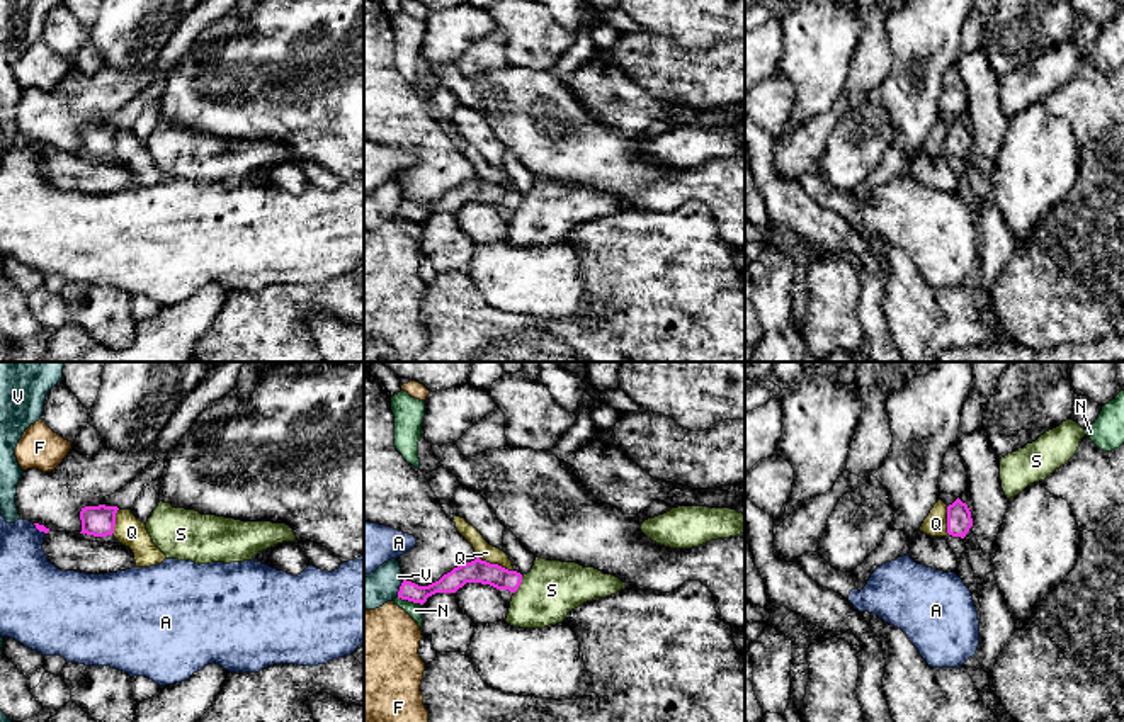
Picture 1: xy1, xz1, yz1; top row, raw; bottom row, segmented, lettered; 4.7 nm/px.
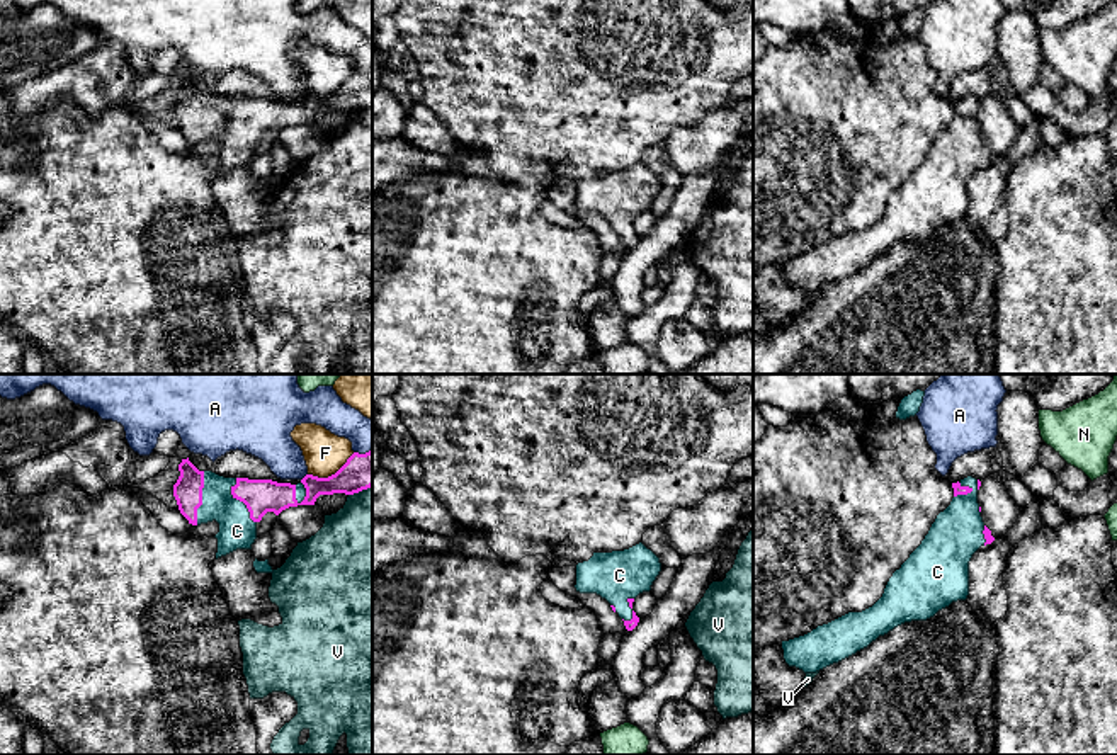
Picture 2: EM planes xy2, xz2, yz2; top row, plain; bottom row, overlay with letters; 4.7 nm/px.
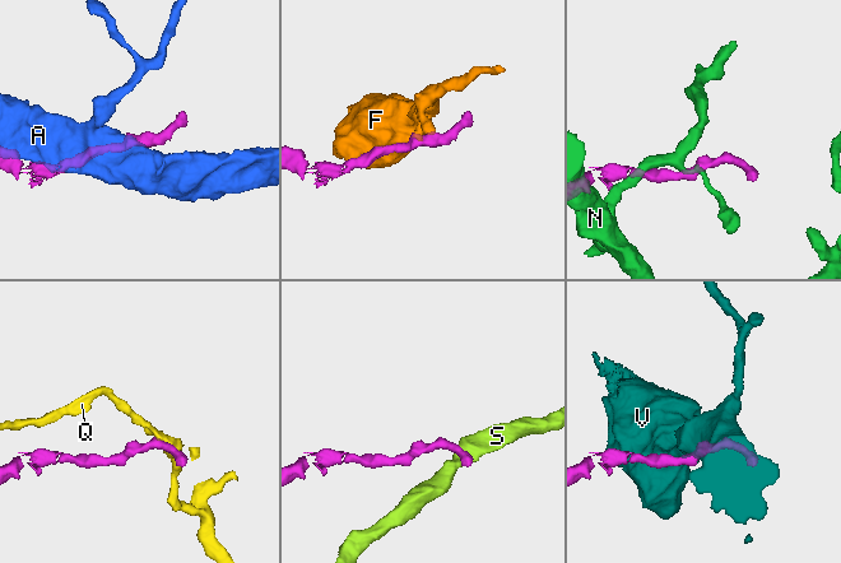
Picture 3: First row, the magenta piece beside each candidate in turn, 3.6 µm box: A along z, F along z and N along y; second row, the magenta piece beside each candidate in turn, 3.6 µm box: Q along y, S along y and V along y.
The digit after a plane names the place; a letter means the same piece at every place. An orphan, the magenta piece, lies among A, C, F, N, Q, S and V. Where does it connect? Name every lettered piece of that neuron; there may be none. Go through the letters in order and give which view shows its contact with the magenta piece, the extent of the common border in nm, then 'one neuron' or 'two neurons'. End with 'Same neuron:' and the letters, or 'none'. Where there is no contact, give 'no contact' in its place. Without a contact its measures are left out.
A: xy2 | 50 nm | two neurons
C: xy2 | 260 nm | one neuron
F: xy2 | 240 nm | two neurons
N: xz1 | 130 nm | two neurons
Q: xz1 | 190 nm | two neurons
S: xz1 | 100 nm | two neurons
V: xz1 | 90 nm | two neurons
Same neuron: C

